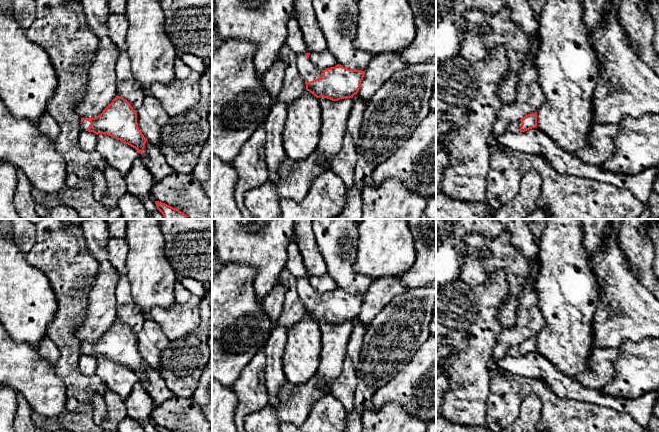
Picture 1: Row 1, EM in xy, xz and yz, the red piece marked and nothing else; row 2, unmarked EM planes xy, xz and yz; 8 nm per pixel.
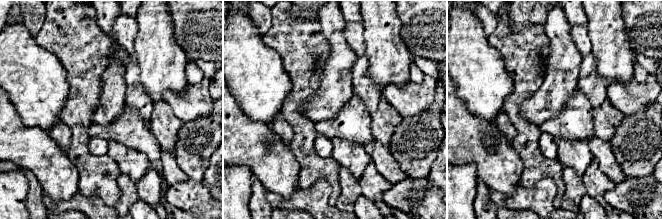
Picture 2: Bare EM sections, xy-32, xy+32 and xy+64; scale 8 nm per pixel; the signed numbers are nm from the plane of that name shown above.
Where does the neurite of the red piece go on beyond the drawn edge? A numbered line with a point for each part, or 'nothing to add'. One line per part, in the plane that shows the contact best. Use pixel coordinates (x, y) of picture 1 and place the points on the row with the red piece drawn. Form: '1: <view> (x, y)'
1: xz (308, 71)

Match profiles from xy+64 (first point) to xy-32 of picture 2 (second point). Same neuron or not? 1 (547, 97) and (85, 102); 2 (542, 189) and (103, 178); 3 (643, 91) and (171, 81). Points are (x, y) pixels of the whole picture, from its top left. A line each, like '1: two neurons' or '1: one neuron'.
1: two neurons
2: two neurons
3: two neurons

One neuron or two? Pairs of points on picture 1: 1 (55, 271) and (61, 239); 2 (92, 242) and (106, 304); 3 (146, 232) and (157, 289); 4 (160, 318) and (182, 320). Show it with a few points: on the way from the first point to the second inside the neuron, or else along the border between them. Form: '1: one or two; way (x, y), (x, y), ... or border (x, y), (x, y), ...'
1: one; way (61, 263), (61, 247)
2: one; way (102, 257), (105, 268), (105, 289)
3: one; way (146, 246), (146, 263), (151, 275)
4: one; way (165, 318), (177, 320)

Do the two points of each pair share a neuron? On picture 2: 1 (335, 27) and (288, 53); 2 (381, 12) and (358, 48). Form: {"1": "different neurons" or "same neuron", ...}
{"1": "different neurons", "2": "different neurons"}

